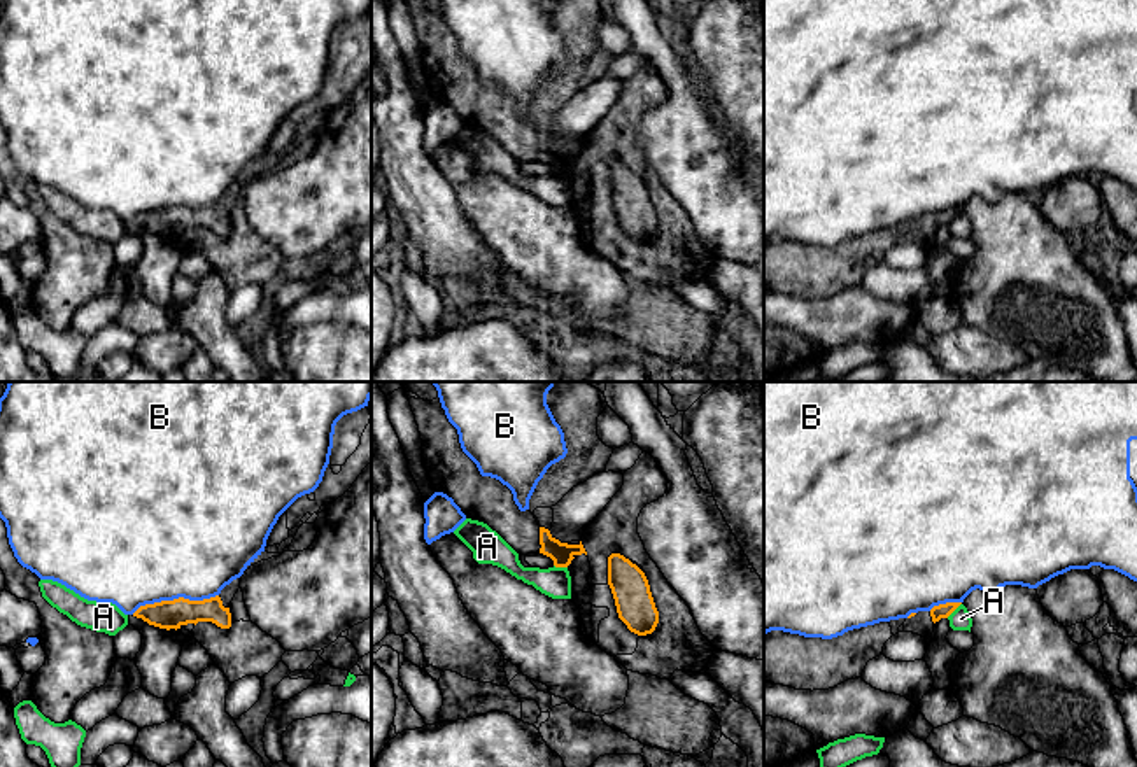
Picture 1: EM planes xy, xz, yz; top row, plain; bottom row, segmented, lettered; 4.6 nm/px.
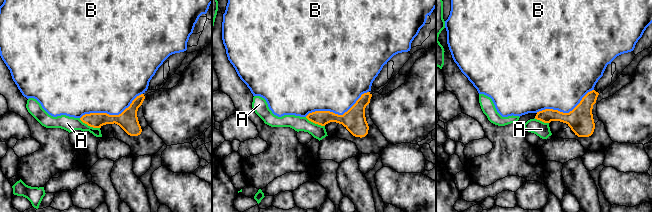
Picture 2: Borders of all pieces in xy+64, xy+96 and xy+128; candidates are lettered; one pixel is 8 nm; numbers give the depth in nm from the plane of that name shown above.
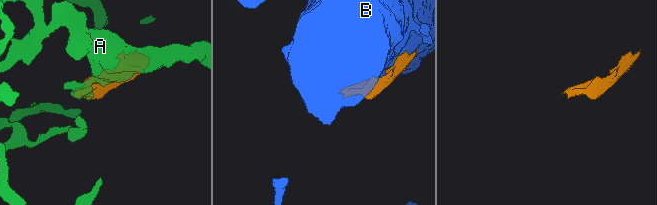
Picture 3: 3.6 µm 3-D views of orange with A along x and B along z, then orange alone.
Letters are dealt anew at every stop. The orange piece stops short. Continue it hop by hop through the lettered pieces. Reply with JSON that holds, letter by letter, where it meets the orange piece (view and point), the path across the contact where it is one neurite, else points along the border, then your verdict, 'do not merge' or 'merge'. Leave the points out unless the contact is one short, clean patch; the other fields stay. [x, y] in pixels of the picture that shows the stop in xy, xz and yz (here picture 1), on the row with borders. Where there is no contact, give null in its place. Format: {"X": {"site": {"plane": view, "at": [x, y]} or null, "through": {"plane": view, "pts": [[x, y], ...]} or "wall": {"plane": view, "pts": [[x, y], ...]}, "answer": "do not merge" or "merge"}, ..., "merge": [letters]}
{"A": {"site": {"plane": "yz", "at": [953, 610]}, "wall": {"plane": "yz", "pts": [[960, 603], [946, 617]]}, "answer": "do not merge"}, "B": {"site": {"plane": "xy", "at": [174, 599]}, "answer": "do not merge"}, "merge": []}

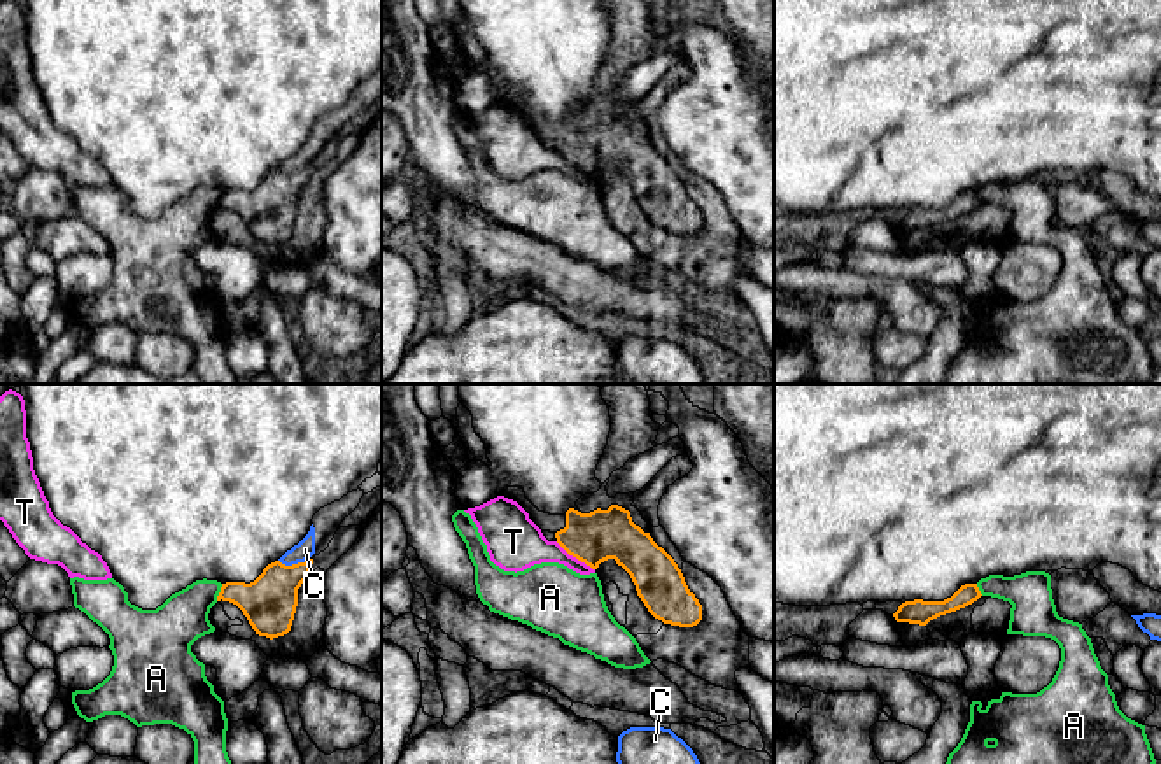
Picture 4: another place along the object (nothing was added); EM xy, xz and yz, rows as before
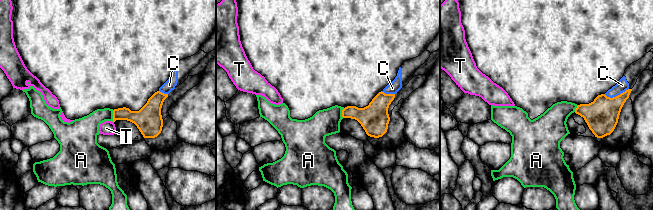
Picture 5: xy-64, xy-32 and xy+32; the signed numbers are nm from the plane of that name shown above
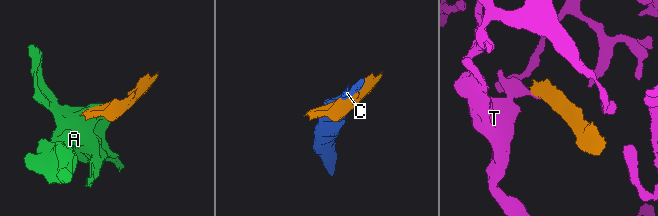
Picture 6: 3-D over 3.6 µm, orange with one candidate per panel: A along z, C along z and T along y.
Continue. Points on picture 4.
{"A": {"site": {"plane": "xy", "at": [219, 593]}, "wall": {"plane": "xy", "pts": [[223, 584], [216, 600]]}, "answer": "do not merge"}, "C": {"site": {"plane": "xy", "at": [293, 565]}, "answer": "do not merge"}, "T": {"site": {"plane": "xz", "at": [575, 556]}, "wall": {"plane": "xz", "pts": [[555, 542], [594, 570]]}, "answer": "do not merge"}, "merge": []}

